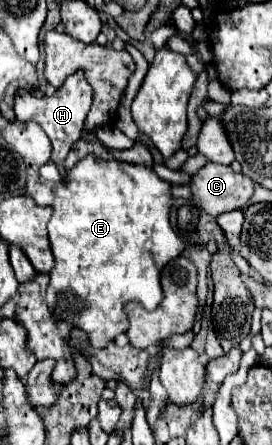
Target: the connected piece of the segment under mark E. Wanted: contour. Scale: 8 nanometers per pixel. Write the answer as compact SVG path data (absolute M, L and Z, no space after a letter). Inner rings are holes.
M95 155L79 161L67 173L63 187L57 187L53 217L47 225L51 249L55 255L55 267L49 273L51 281L47 287L47 301L53 309L53 315L85 331L89 335L89 343L95 349L103 349L115 339L115 335L129 329L125 315L125 305L129 301L139 301L150 311L159 307L163 299L161 271L187 247L169 221L173 207L171 201L171 183L163 181L153 171L153 167L123 163L117 159L99 159Z

